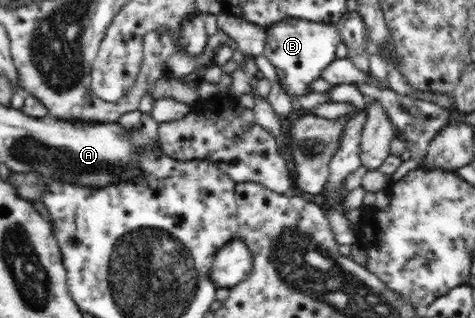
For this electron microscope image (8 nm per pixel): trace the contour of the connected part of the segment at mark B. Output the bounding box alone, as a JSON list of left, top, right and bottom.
[262,18,342,97]

